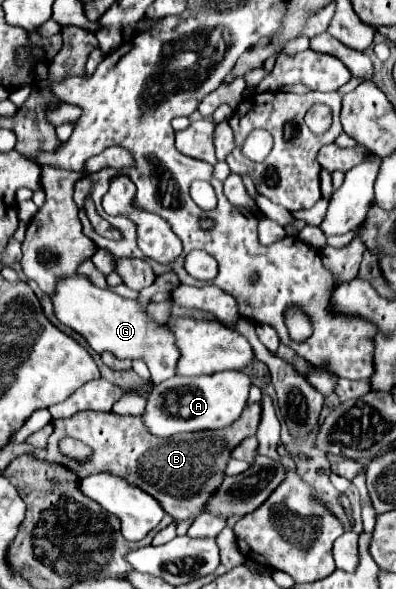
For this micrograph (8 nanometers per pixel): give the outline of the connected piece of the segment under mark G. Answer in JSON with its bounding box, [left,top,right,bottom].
[51,275,179,385]

